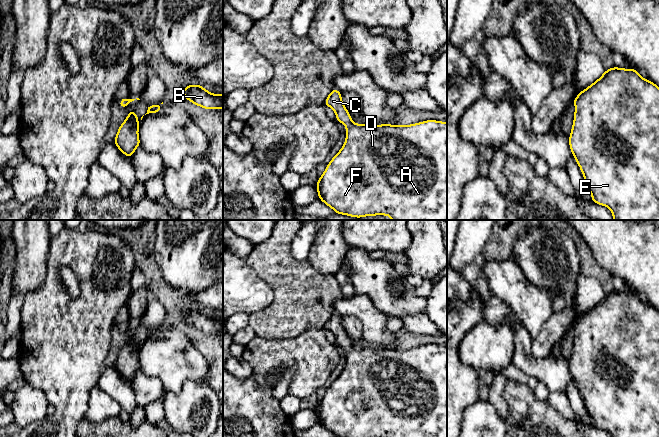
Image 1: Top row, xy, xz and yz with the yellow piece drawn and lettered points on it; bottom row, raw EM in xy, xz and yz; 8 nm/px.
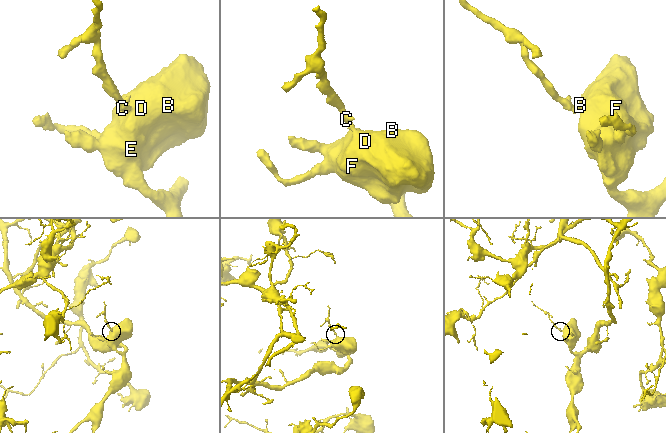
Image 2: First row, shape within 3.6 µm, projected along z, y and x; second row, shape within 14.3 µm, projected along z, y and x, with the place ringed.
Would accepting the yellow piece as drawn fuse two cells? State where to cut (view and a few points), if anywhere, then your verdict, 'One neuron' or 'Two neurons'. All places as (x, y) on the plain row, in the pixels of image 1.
No split. One neuron

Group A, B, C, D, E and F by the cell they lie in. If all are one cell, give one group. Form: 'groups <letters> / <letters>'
groups A B C D E F

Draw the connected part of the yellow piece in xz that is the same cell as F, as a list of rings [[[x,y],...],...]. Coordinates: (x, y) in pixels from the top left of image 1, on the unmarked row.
[[[333,313],[324,326],[336,337],[336,344],[343,347],[346,352],[346,364],[341,374],[327,389],[323,399],[317,405],[319,423],[331,431],[335,437],[447,437],[447,347],[427,344],[407,350],[400,349],[372,349],[354,348],[341,323],[341,316]]]

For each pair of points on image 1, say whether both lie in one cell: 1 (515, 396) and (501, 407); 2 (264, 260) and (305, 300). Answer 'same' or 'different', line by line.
1: different
2: same

